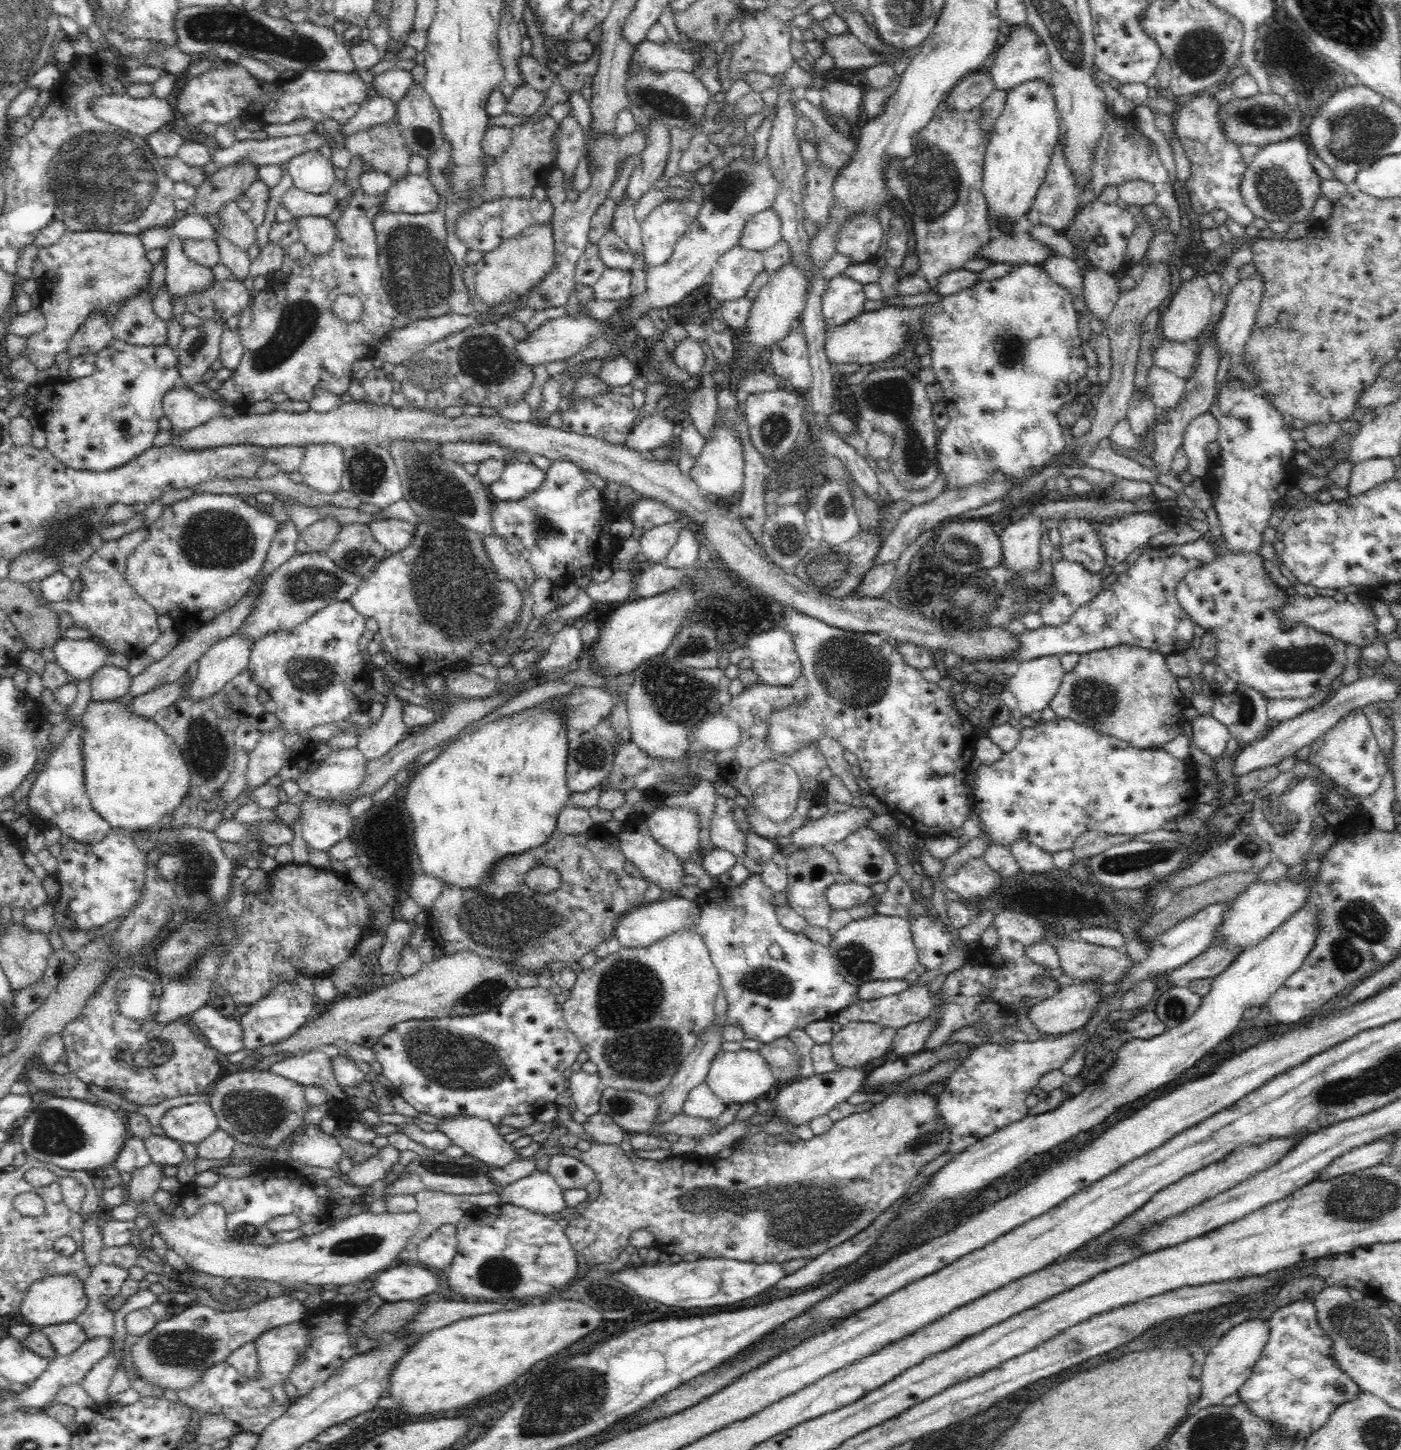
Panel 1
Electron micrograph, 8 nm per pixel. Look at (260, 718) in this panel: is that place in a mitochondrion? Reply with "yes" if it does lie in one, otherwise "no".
no

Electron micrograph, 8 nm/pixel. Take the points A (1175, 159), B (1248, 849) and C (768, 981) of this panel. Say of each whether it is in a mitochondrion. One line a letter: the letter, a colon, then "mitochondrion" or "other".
A: other
B: mitochondrion
C: mitochondrion

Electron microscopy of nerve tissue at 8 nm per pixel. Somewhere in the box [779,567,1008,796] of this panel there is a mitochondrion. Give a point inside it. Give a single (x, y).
(851, 671)

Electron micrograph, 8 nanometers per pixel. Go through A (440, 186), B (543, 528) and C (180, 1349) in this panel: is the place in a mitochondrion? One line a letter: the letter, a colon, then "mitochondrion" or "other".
A: other
B: mitochondrion
C: mitochondrion

